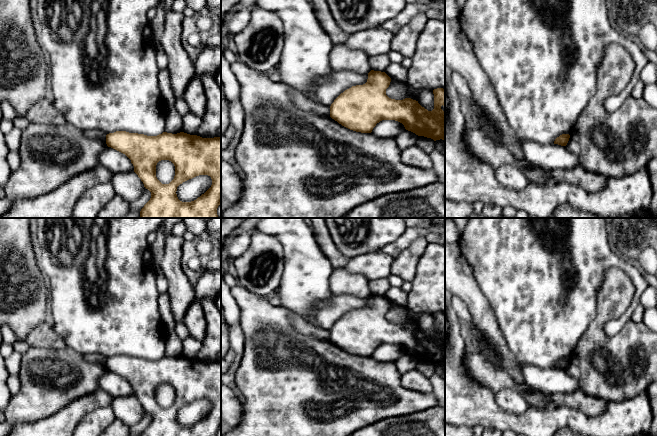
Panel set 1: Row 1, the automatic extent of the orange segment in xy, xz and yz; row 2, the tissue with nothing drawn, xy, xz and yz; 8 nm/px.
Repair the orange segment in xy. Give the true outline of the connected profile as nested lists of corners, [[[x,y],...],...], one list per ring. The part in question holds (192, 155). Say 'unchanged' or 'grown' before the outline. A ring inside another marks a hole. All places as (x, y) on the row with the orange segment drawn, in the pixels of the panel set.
unchanged; [[[116,131],[106,135],[106,144],[125,154],[134,166],[134,172],[144,184],[144,187],[151,192],[150,200],[140,211],[140,218],[219,218],[217,208],[221,204],[221,138],[202,138],[197,135],[190,135],[184,132],[177,134],[163,132],[157,136],[147,136],[126,131]],[[161,160],[169,160],[175,166],[174,179],[169,184],[162,184],[156,177],[156,165]],[[199,175],[208,175],[212,179],[211,187],[196,200],[182,202],[178,199],[177,187],[183,182]]]

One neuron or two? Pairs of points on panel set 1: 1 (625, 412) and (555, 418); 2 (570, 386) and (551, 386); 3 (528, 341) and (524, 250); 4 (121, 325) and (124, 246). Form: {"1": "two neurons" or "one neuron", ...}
{"1": "one neuron", "2": "one neuron", "3": "one neuron", "4": "one neuron"}

